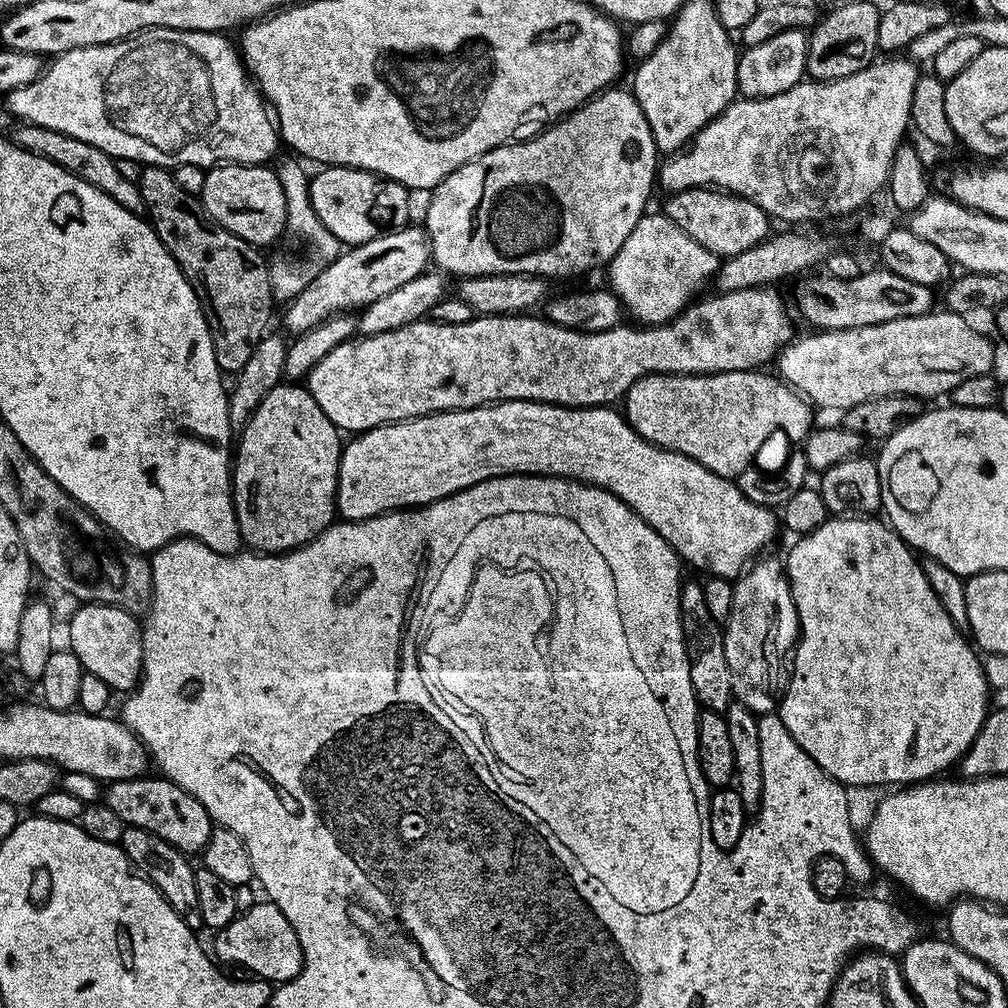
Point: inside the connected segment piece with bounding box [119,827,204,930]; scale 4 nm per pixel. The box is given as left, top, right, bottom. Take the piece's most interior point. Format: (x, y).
(168, 869)

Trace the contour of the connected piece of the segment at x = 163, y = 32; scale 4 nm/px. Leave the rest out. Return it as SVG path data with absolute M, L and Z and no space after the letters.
M146 28L137 32L134 36L128 36L113 44L95 44L85 48L75 48L69 52L61 52L45 67L40 77L30 86L15 88L7 93L6 107L17 121L34 126L46 126L46 130L59 130L62 134L70 134L70 138L79 138L82 142L90 142L90 146L98 146L98 150L106 150L106 154L116 157L117 160L130 158L137 160L145 166L157 168L176 168L179 164L193 164L202 169L209 169L217 164L263 164L276 152L276 147L281 147L282 141L278 135L277 125L274 123L273 113L260 89L256 87L237 45L228 41L227 35L219 32L187 32L186 30L174 30L173 28Z

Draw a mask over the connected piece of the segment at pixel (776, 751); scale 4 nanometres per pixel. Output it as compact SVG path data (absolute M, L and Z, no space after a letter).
M769 714L761 716L758 719L758 739L760 752L762 753L762 798L760 799L759 808L755 809L754 816L760 820L764 820L762 825L762 835L766 838L766 851L774 852L776 848L795 848L797 850L797 858L799 863L807 863L808 856L811 858L819 858L822 856L839 856L845 855L844 848L852 848L856 844L856 832L852 829L852 812L848 809L848 792L849 789L838 783L830 774L826 774L822 770L822 766L818 766L818 762L814 762L814 758L810 758L810 754L806 754L806 750L802 750L802 746L798 746L798 742L794 742L794 734L790 734L790 730L786 730L786 722L782 722L779 714Z

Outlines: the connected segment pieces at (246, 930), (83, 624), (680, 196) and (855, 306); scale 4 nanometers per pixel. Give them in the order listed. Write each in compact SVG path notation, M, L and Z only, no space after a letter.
M258 902L250 910L240 912L215 936L214 956L221 965L241 964L264 982L292 980L304 965L302 946L298 942L298 934L294 934L294 926L286 922L286 914L282 914L282 910L278 910L278 906L271 902Z
M84 602L72 616L68 624L67 647L82 662L85 672L94 674L94 678L102 678L106 686L116 694L127 694L140 683L140 674L144 671L144 634L142 624L137 617L131 616L127 608L115 608L109 604Z
M690 188L681 192L673 192L667 197L662 208L663 215L678 226L698 246L706 246L714 255L721 258L737 256L742 250L750 250L750 246L758 246L770 235L770 217L754 202L741 196L733 196L731 192L719 188Z
M876 266L873 272L861 271L858 278L834 278L827 274L821 276L809 275L807 278L800 278L796 284L796 308L800 316L811 327L816 330L842 330L843 328L857 328L858 326L874 326L882 322L894 322L898 318L914 318L927 312L933 311L935 296L933 289L927 284L910 282L910 278L902 278L902 274L894 274L890 269L883 266Z

